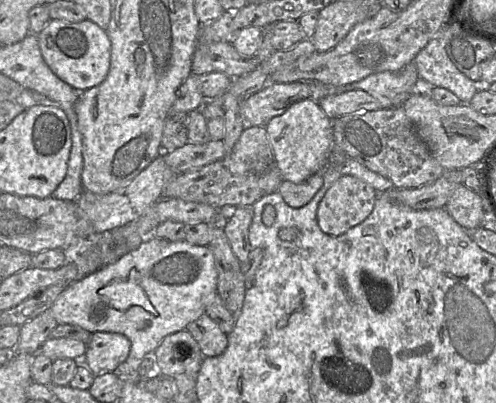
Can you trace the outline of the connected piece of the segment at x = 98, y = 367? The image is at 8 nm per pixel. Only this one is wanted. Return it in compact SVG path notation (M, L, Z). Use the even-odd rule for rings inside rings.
M95 332L87 342L87 348L80 363L85 364L96 376L114 372L130 352L129 339L120 333Z

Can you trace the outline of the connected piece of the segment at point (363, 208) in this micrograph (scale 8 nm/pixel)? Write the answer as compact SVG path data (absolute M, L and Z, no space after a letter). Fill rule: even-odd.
M343 175L327 190L317 208L317 223L322 232L344 234L362 223L373 211L378 192L362 180Z

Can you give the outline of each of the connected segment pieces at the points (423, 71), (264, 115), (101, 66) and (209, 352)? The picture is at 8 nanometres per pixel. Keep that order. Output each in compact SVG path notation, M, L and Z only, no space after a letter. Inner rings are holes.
M440 38L431 39L414 58L418 77L433 87L454 93L463 104L476 94L474 82L461 73L449 59Z
M307 81L268 82L263 89L242 102L241 113L245 127L266 127L272 118L283 114L292 104L311 97Z
M85 19L79 23L49 20L36 35L42 56L52 72L78 92L101 84L108 75L111 61L111 42L98 25Z
M206 313L189 323L186 330L197 341L204 357L221 355L227 345L227 335Z

